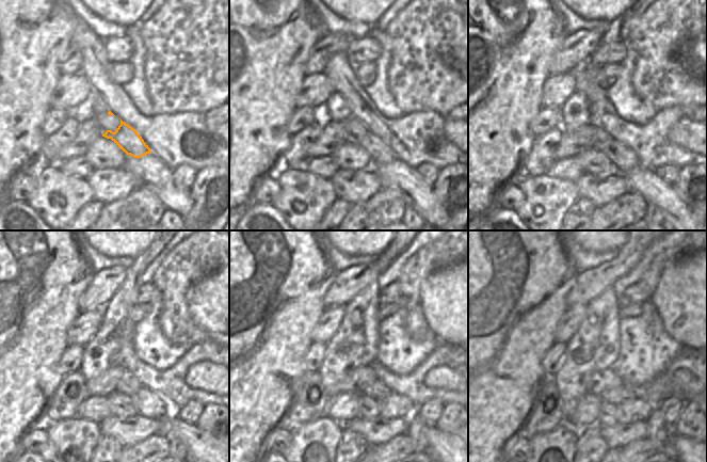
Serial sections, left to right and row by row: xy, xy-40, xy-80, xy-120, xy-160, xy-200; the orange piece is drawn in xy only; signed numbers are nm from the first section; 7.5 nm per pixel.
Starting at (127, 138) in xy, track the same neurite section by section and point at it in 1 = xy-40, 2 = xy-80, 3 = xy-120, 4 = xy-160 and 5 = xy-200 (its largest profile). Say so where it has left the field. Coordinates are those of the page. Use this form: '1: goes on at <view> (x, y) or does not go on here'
1: goes on at xy-40 (380, 153)
2: goes on at xy-80 (624, 159)
3: goes on at xy-120 (150, 404)
4: goes on at xy-160 (392, 405)
5: goes on at xy-200 (636, 409)

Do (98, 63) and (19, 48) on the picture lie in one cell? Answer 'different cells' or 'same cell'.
different cells

